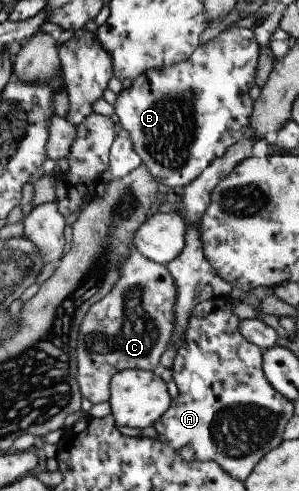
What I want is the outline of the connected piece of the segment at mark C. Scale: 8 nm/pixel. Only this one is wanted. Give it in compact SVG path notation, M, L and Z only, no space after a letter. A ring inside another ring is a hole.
M131 248L120 265L119 279L114 283L114 287L106 296L93 303L83 321L80 321L76 347L77 381L83 398L92 404L109 402L110 381L115 373L124 369L154 370L159 362L164 361L165 351L170 345L175 329L176 299L178 299L177 288L167 266L147 259L138 252L137 248Z

